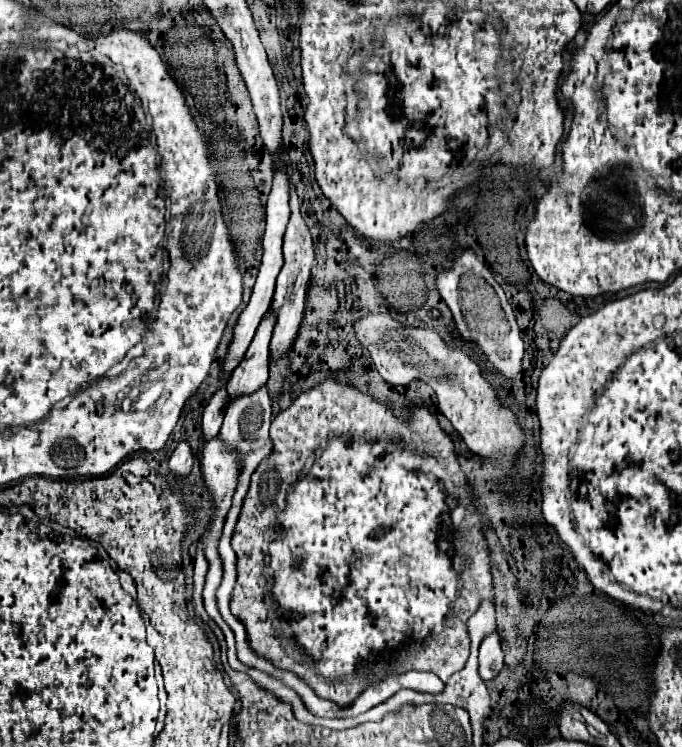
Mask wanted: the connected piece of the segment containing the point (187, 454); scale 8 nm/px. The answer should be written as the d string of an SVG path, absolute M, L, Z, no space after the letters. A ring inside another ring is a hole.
M182 440L182 442L176 446L174 454L170 456L168 466L170 466L170 470L172 470L174 474L178 474L178 476L186 476L186 474L190 474L192 462L194 462L192 448L190 448L188 440Z

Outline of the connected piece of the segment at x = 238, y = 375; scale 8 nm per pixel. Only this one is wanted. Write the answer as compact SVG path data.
M272 308L264 314L250 348L246 350L238 368L232 372L232 376L226 384L228 394L232 398L240 396L240 394L250 394L250 392L258 390L262 384L266 384L268 362L270 362L270 338L272 338L272 330L276 326L276 318L278 316Z

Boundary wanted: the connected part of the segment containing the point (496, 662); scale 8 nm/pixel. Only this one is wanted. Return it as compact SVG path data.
M498 632L484 636L480 644L480 676L482 680L492 680L504 666L504 652L500 646Z

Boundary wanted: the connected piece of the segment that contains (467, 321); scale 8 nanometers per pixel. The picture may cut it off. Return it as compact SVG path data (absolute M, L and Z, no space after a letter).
M464 248L450 268L442 268L436 274L436 286L442 300L448 304L456 328L462 338L472 338L474 344L486 354L488 362L494 366L496 374L514 380L522 374L524 342L512 306L506 300L504 290L494 280L486 264L482 264L472 248Z

